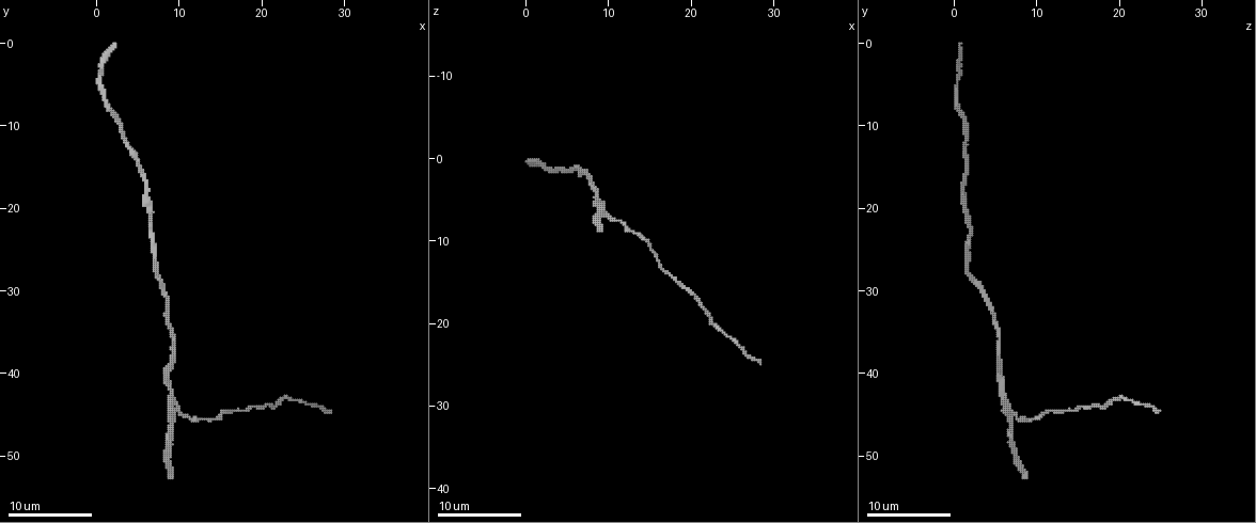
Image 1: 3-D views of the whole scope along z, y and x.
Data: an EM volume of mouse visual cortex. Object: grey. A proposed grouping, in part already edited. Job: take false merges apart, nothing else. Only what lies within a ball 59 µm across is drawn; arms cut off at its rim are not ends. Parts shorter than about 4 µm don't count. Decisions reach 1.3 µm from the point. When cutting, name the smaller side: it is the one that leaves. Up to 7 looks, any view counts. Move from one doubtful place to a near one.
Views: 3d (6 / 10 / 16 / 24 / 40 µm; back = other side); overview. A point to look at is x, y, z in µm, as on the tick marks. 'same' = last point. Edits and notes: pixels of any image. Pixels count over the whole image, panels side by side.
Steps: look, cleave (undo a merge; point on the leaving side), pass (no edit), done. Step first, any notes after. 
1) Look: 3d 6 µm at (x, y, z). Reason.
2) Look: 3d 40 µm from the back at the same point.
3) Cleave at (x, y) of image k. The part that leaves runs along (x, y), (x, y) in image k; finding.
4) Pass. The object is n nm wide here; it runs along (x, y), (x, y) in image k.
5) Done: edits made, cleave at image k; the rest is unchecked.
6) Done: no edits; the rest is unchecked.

Look: 3d 10 µm at (22.6, 42.8, 20.2). Calibre changes.

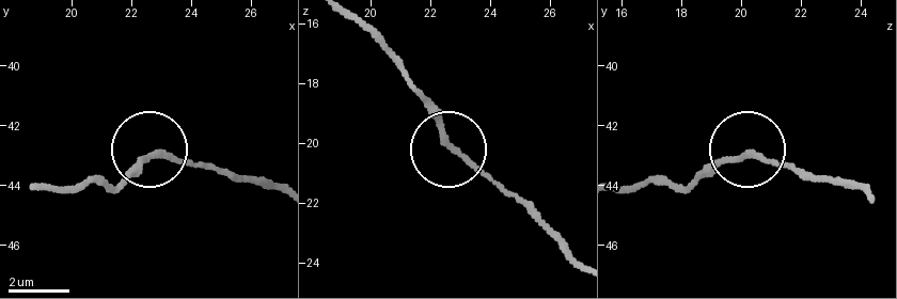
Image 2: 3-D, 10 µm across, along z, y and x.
Look: 3d 6 µm at (22.8, 43.0, 20.1).

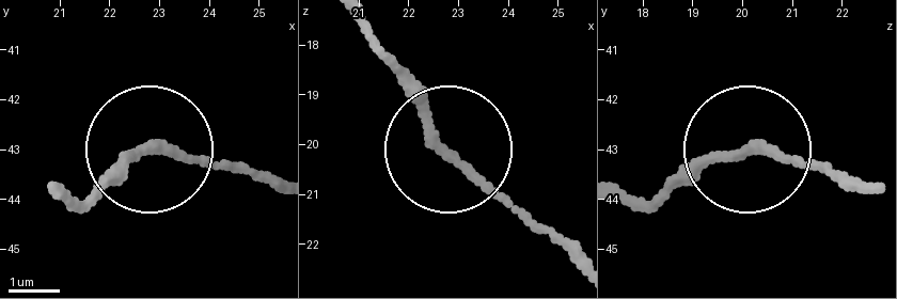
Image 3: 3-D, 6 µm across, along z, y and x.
Pass. It runs along (619, 197), (671, 192), (751, 150), (858, 175) in image 3; continuous, no second neuron.

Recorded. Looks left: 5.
Look: 3d 6 µm at (10.0, 44.6, 7.0).

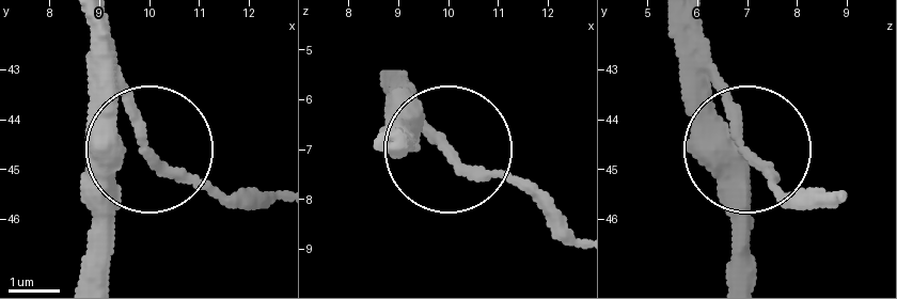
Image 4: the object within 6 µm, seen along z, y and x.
Look: 3d 6 µm from the back at (9.90, 44.50, 6.90).

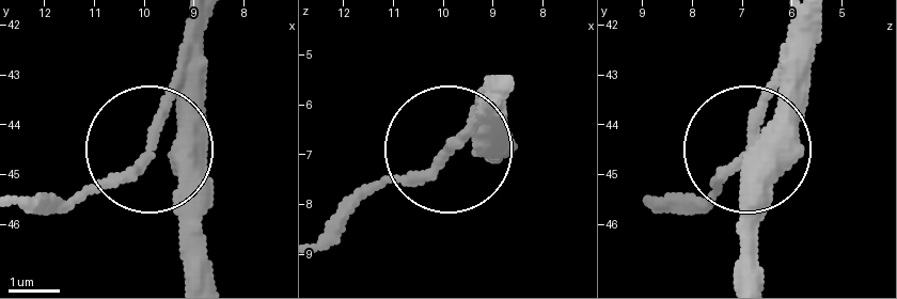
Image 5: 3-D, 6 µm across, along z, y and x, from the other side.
Pass. It runs along (204, 24), (150, 147), (178, 176), (183, 240), (208, 279) in image 5; one neuron here.

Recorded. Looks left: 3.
Look: 3d 16 µm at (5.8, 18.2, 1.2). Thick turns thin.

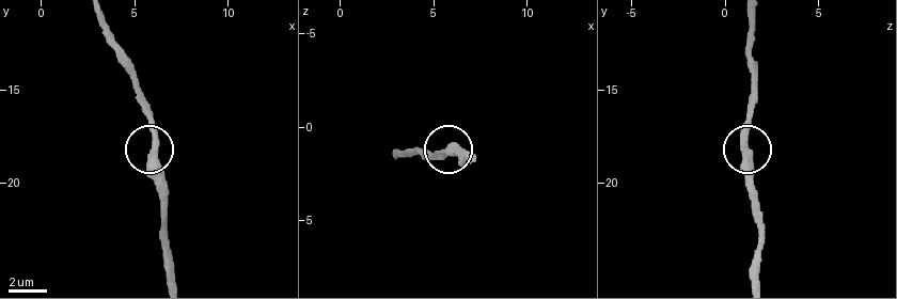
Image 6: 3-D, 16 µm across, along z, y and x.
Look: 3d 6 µm at (6.1, 18.1, 1.2).

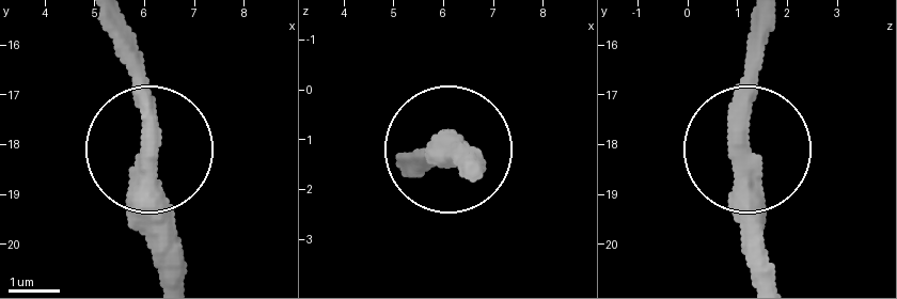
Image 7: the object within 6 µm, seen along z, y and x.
Pass. The object is 390 nm wide here; it runs along (169, 281), (152, 230), (152, 89), (126, 17) in image 7; all the same neuron.

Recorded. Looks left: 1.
Done: no edits; the rest is unchecked.

